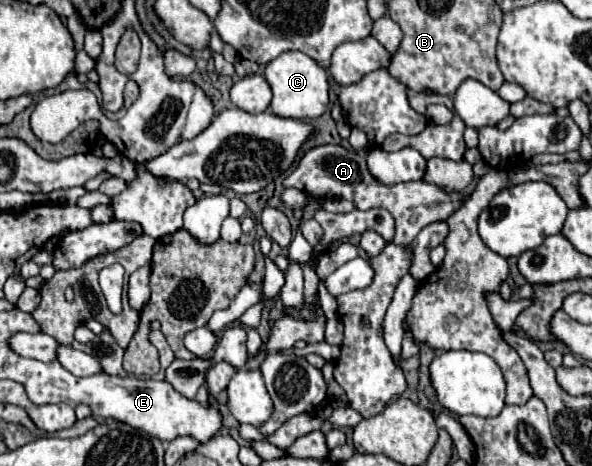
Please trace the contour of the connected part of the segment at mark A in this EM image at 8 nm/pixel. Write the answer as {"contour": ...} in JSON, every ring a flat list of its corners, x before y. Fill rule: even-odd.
{"contour":[[323,144,307,150,297,168,283,180,285,188,297,188,301,192,307,192,315,200,329,200,329,198,345,198,353,202,357,210,371,210,371,208,385,208,393,214,397,232,395,232,395,244,409,248,415,240,415,236,431,222,449,218,459,204,465,200,459,192,447,194,435,184,427,184,423,180,417,182,399,182,399,184,383,184,375,180,367,170,367,160,363,152,345,150,337,144]]}

